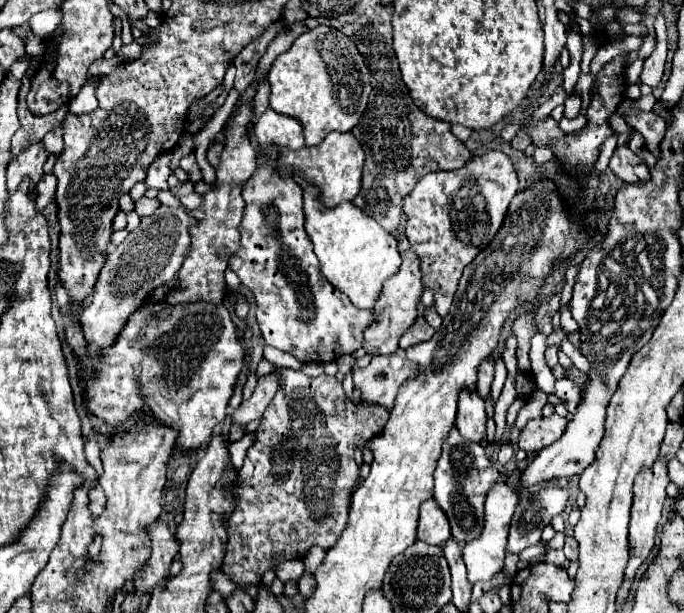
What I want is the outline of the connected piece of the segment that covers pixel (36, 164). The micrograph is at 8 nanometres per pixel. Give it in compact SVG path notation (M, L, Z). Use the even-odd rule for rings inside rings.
M33 143L27 151L19 153L19 157L15 157L7 169L9 191L15 191L23 181L23 177L31 177L31 187L35 189L35 183L43 175L43 163L47 161L47 157L49 153L45 151L43 143Z

